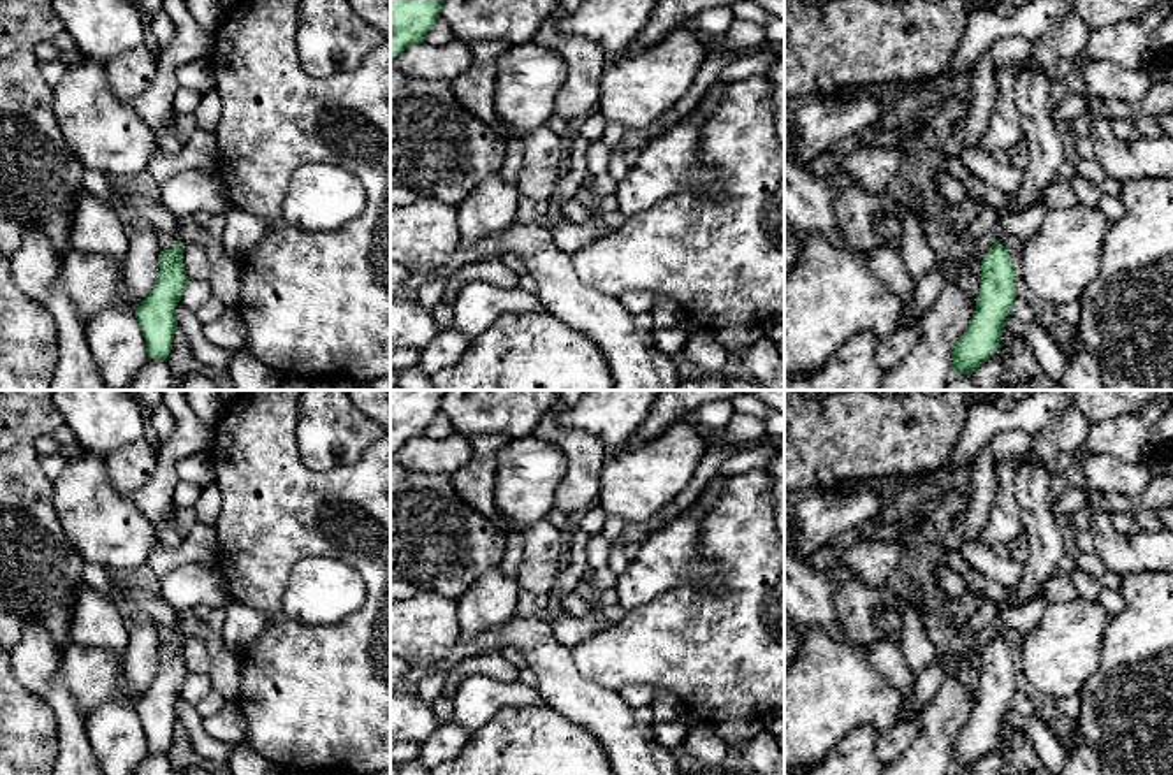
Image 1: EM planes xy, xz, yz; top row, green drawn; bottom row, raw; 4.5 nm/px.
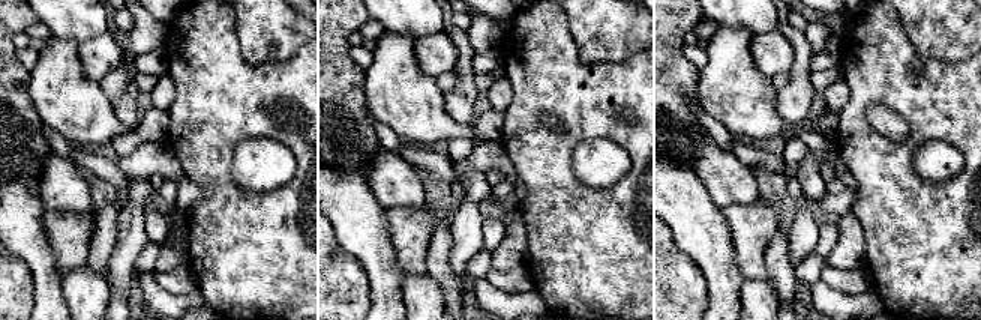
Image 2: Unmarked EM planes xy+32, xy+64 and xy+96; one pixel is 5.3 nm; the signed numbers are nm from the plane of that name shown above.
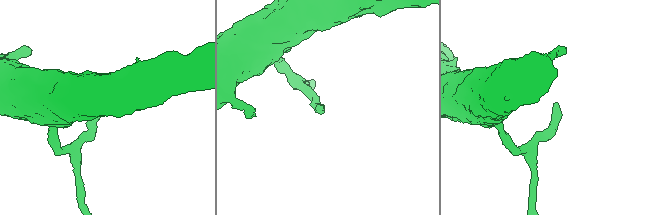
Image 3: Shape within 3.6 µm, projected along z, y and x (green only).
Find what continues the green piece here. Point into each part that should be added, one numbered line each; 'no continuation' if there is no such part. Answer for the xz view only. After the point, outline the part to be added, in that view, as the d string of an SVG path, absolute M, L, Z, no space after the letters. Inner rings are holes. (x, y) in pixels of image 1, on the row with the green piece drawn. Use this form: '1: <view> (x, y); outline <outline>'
no continuation

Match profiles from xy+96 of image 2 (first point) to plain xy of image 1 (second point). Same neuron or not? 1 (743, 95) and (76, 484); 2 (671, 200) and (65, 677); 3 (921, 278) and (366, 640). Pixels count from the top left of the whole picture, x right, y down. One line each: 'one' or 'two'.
1: one
2: two
3: one

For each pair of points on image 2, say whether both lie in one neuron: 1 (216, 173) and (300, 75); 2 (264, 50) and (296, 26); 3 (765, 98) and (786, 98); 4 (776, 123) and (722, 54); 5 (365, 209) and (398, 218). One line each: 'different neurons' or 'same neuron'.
1: same neuron
2: same neuron
3: different neurons
4: same neuron
5: different neurons

